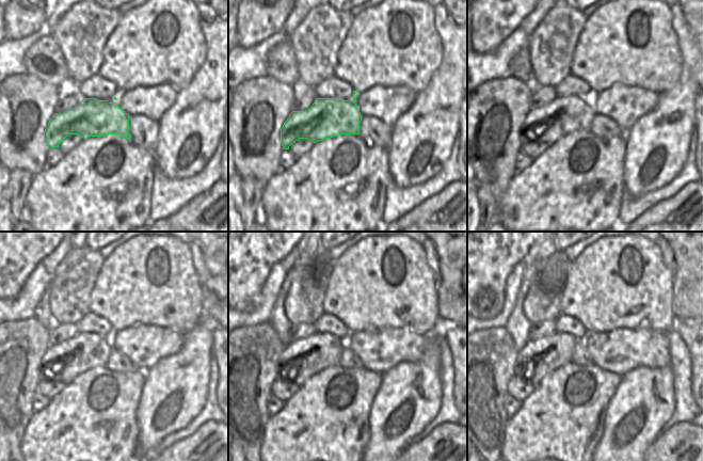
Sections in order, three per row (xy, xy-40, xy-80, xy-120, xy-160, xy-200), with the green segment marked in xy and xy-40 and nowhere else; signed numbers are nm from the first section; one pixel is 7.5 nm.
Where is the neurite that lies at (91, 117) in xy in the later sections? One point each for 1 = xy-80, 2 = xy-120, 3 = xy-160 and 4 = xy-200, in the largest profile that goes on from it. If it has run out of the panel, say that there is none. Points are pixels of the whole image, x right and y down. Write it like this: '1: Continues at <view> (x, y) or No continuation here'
1: Continues at xy-80 (565, 114)
2: Continues at xy-120 (64, 362)
3: Continues at xy-160 (301, 360)
4: Continues at xy-200 (538, 359)

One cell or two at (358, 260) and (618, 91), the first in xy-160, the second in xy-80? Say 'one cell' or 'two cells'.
two cells

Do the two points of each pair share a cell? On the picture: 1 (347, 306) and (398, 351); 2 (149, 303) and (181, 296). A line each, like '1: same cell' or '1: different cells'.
1: different cells
2: same cell

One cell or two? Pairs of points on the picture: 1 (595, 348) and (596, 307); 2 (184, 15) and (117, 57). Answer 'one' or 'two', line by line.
1: two
2: one

